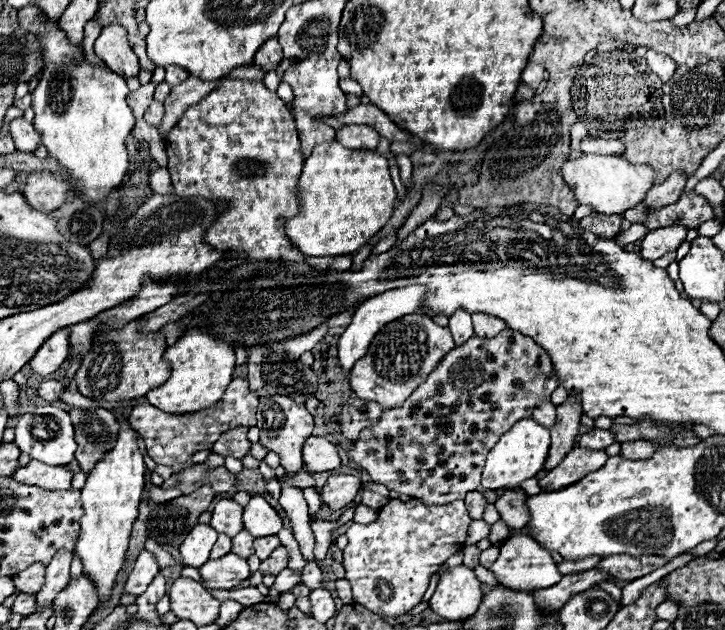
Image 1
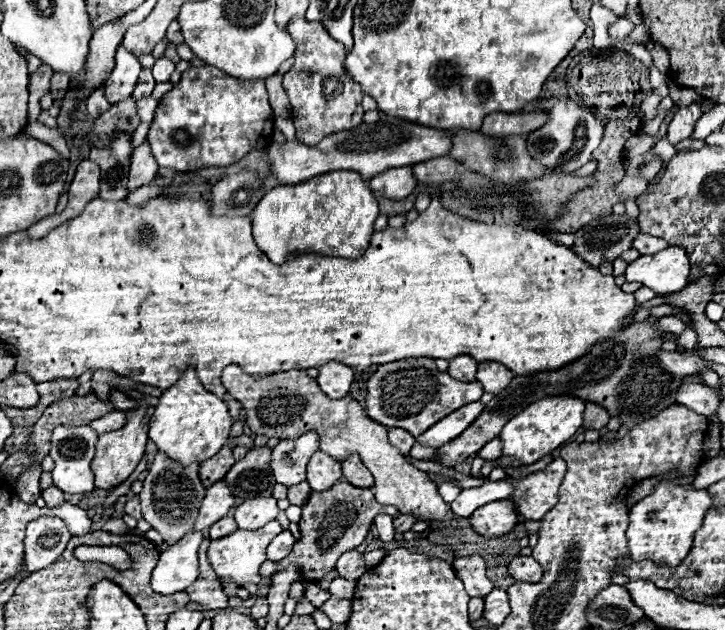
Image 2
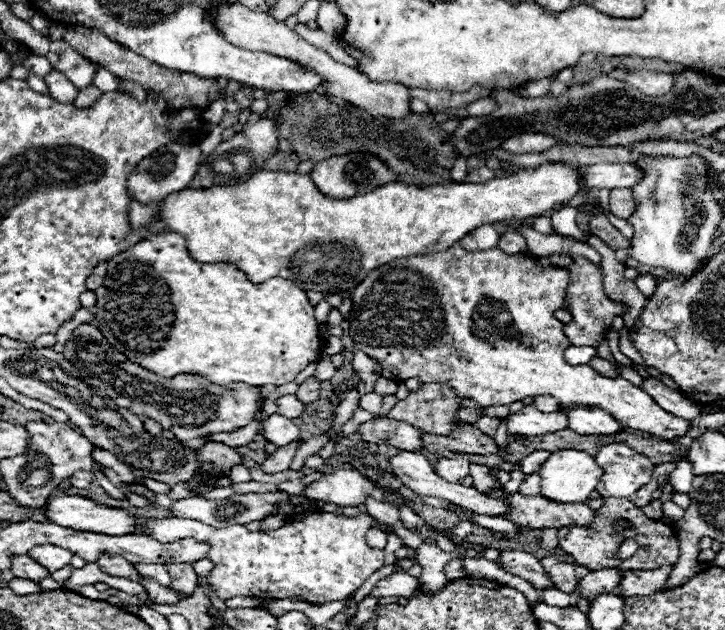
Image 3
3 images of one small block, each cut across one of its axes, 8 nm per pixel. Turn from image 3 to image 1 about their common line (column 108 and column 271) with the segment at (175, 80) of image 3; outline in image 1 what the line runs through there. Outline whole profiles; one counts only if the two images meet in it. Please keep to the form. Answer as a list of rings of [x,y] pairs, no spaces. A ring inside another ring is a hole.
[[[276,38],[264,42],[262,48],[260,48],[260,50],[256,52],[256,56],[254,56],[254,64],[256,64],[258,68],[262,68],[264,72],[276,70],[280,62],[282,62],[282,48],[280,48],[280,44],[278,44]]]

